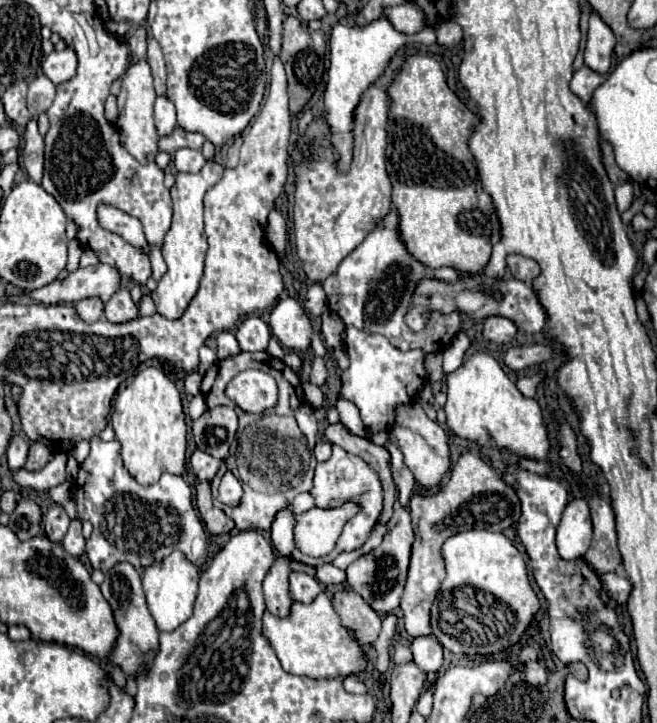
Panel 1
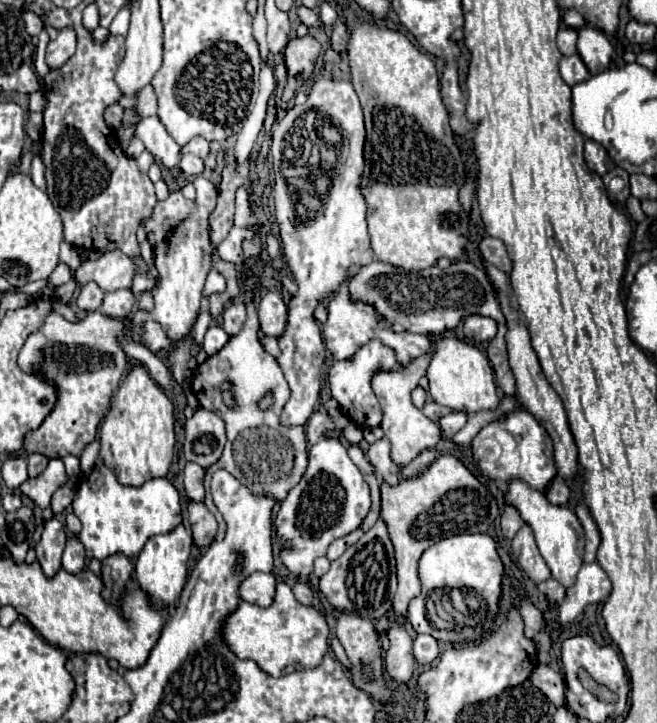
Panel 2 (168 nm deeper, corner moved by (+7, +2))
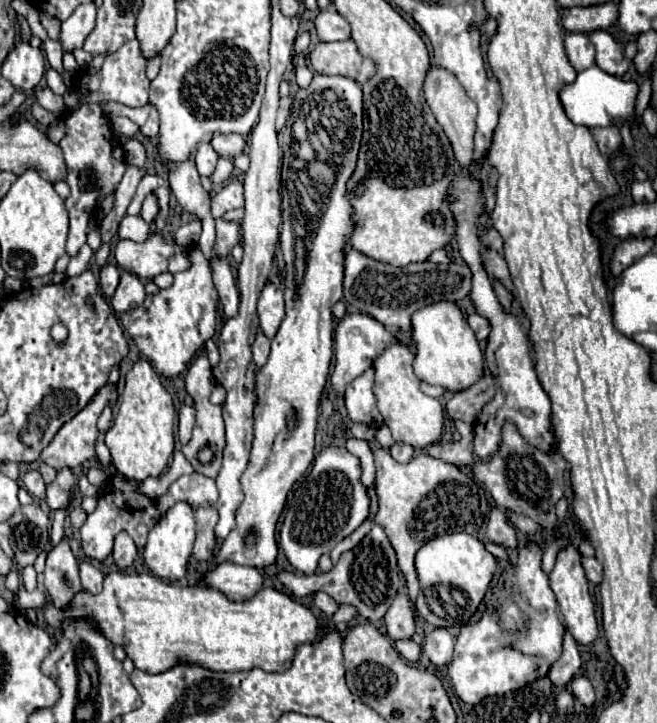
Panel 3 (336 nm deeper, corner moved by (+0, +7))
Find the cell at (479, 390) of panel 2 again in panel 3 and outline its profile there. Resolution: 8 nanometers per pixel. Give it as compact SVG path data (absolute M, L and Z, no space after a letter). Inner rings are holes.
M441 301L421 307L411 315L411 337L415 343L415 375L431 385L441 385L447 391L463 391L481 379L485 361L475 339L475 333L467 325L457 303Z

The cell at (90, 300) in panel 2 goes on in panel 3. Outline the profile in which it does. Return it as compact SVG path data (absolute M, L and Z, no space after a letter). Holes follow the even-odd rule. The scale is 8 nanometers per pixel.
M109 263L105 267L101 267L101 273L99 273L99 287L101 287L101 293L109 299L115 289L119 285L119 267Z

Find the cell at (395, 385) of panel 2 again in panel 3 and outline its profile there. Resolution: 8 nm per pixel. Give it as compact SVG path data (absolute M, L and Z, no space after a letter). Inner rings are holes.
M401 343L389 345L375 361L375 385L373 393L377 397L377 409L385 421L385 425L391 429L393 439L399 443L409 443L415 449L427 447L435 443L441 437L443 431L443 407L437 399L425 395L419 389L419 379L413 373L413 351Z

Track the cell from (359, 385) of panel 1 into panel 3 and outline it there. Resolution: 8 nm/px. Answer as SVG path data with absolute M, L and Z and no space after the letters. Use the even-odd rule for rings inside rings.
M367 369L363 375L349 383L345 391L345 409L351 423L365 423L373 427L383 425L383 419L375 407L373 369Z

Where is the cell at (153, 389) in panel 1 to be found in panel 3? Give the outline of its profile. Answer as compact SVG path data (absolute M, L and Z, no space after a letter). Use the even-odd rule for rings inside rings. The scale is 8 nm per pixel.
M139 359L133 365L133 369L127 373L123 401L105 437L117 473L133 481L159 477L173 453L173 445L175 445L173 425L175 425L175 407L171 395L161 385L161 377L157 377L151 363L147 359Z

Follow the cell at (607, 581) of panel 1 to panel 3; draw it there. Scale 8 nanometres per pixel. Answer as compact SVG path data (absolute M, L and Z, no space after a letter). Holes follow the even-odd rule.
M583 557L581 559L581 565L583 565L583 571L585 571L587 581L593 583L593 585L599 585L601 583L601 573L603 573L601 563L595 557Z

